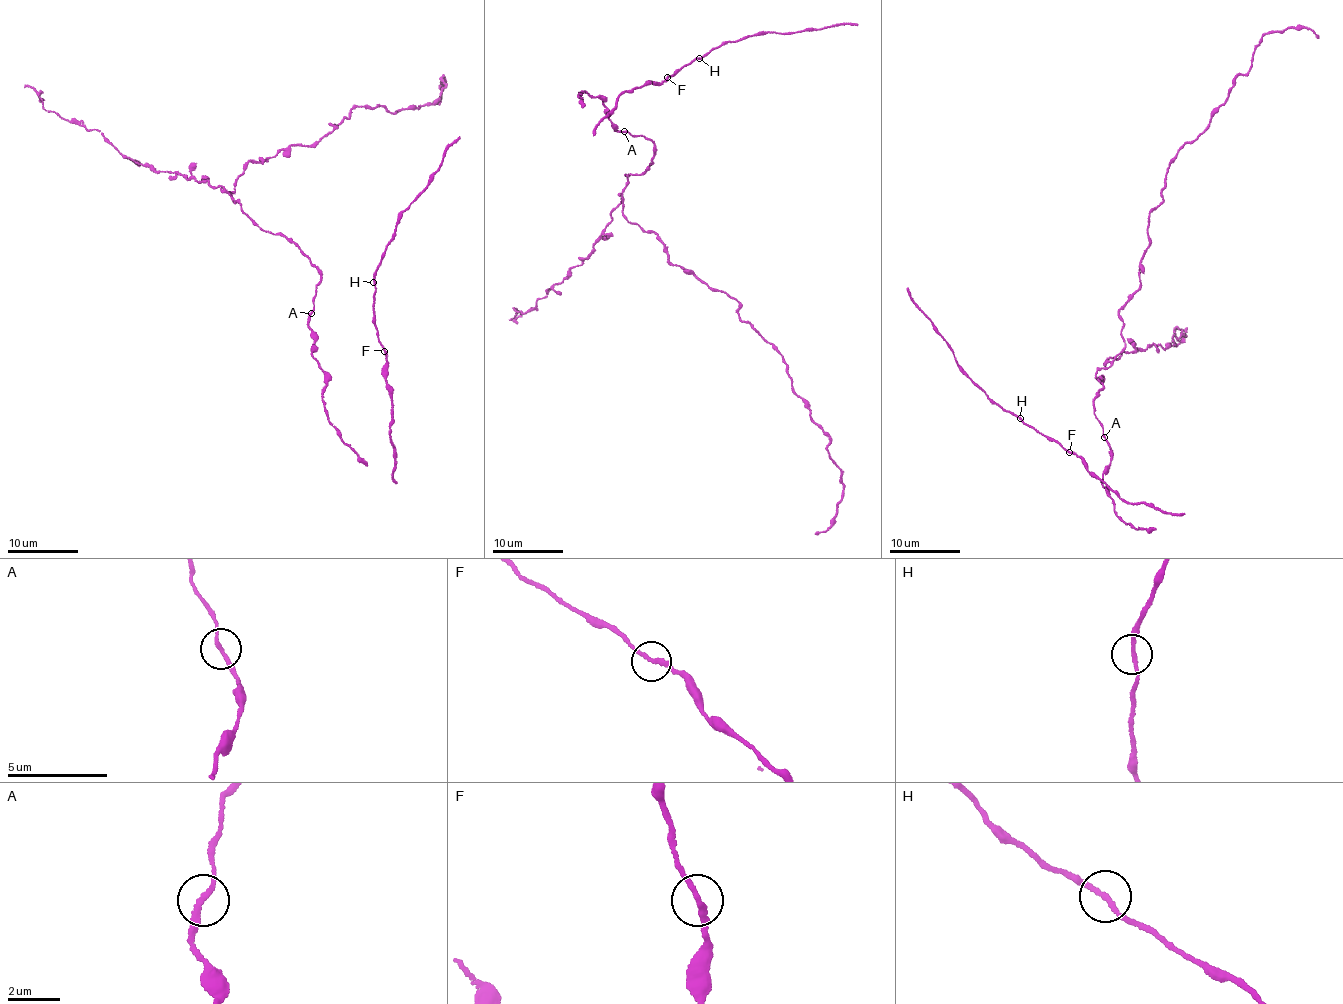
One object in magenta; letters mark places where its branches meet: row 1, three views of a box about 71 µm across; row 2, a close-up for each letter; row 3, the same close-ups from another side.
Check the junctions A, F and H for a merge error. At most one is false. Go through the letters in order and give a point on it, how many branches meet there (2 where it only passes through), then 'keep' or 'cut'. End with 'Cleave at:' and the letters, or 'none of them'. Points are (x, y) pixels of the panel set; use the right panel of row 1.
A: place (1104, 437); branches 2; keep
F: place (1069, 452); branches 2; keep
H: place (1020, 418); branches 2; keep
Cleave at: none of them

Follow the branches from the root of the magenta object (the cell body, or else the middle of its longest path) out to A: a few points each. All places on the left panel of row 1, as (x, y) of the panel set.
A: (320, 275), (311, 313)

